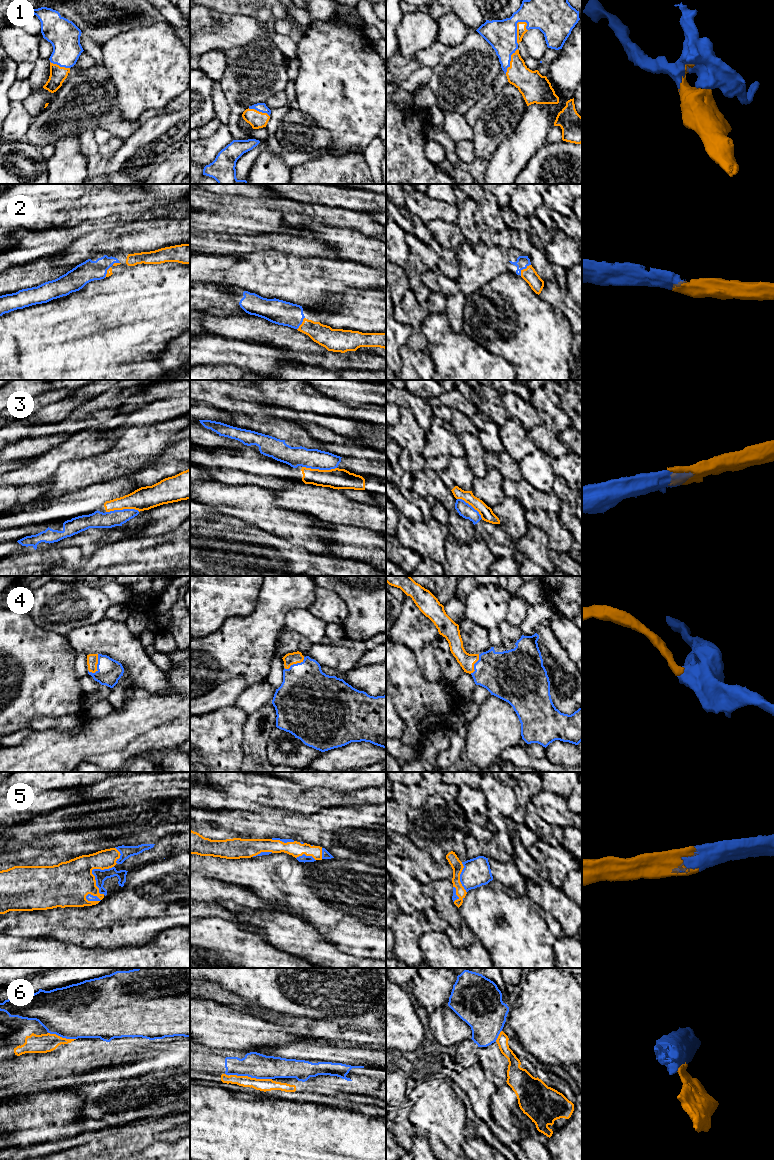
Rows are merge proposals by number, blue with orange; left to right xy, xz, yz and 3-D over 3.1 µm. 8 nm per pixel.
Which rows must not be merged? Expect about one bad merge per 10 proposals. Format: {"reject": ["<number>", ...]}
{"reject": ["6"]}

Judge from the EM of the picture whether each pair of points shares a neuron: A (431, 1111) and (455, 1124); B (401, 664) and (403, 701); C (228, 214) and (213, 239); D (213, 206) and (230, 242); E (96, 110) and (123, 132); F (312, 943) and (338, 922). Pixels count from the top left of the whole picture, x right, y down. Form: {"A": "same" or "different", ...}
{"A": "same", "B": "same", "C": "different", "D": "different", "E": "same", "F": "different"}

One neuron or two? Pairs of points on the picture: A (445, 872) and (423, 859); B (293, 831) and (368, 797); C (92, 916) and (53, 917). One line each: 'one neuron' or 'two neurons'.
A: one neuron
B: two neurons
C: one neuron

